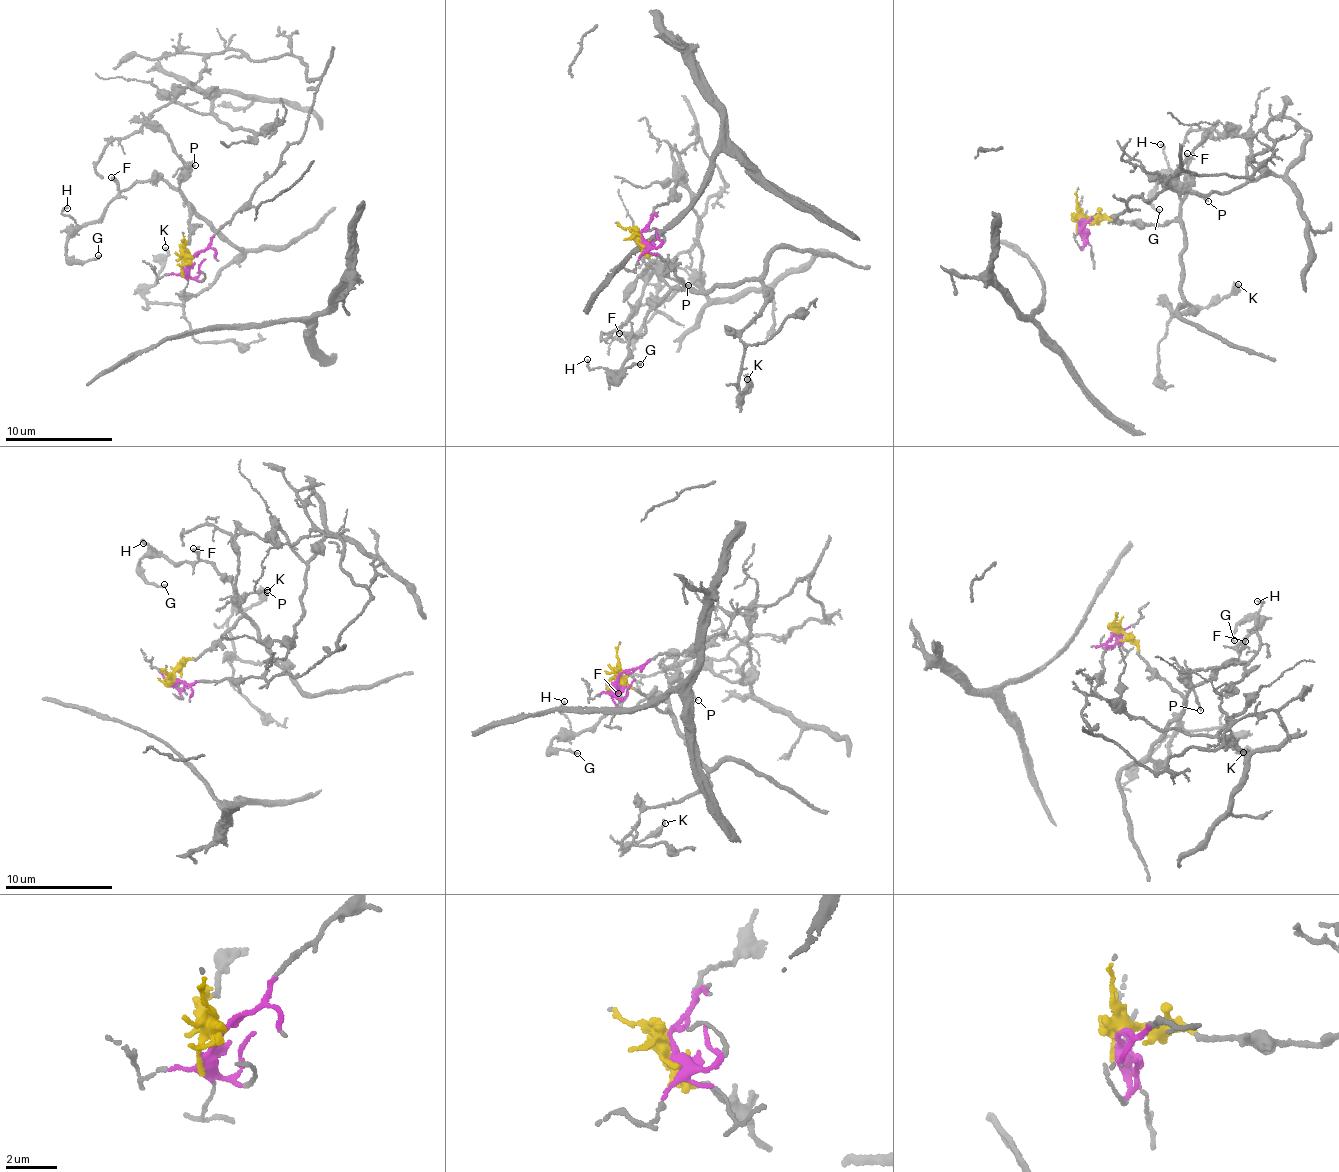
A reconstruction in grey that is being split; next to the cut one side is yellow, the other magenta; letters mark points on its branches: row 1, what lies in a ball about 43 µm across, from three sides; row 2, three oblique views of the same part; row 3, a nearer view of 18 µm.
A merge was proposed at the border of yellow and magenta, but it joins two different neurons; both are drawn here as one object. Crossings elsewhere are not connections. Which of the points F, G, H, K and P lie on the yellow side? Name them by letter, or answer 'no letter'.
F, G, H, K, P

